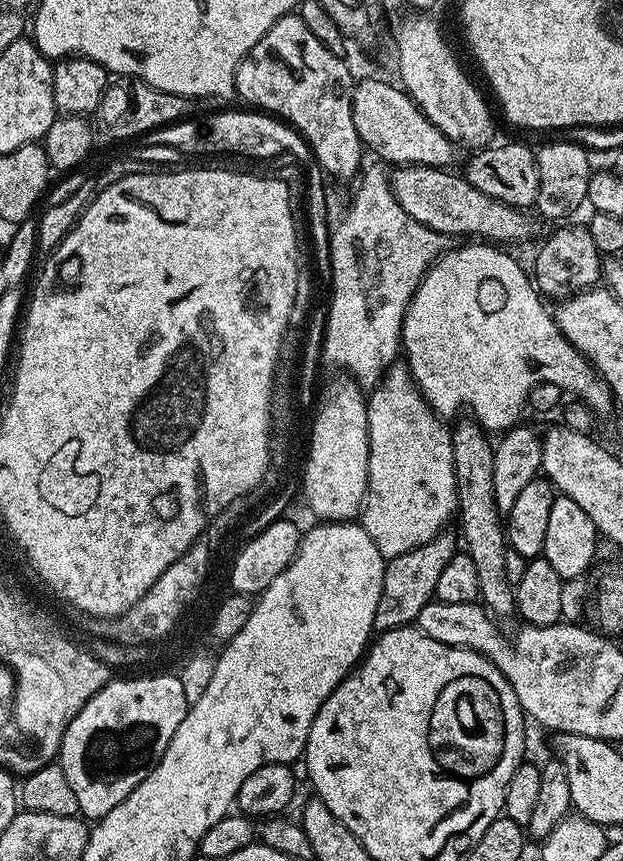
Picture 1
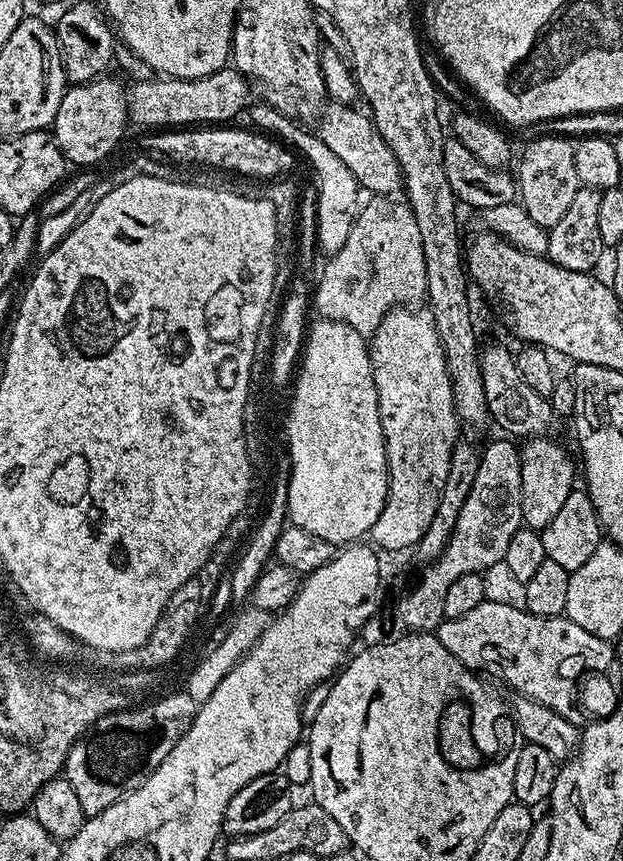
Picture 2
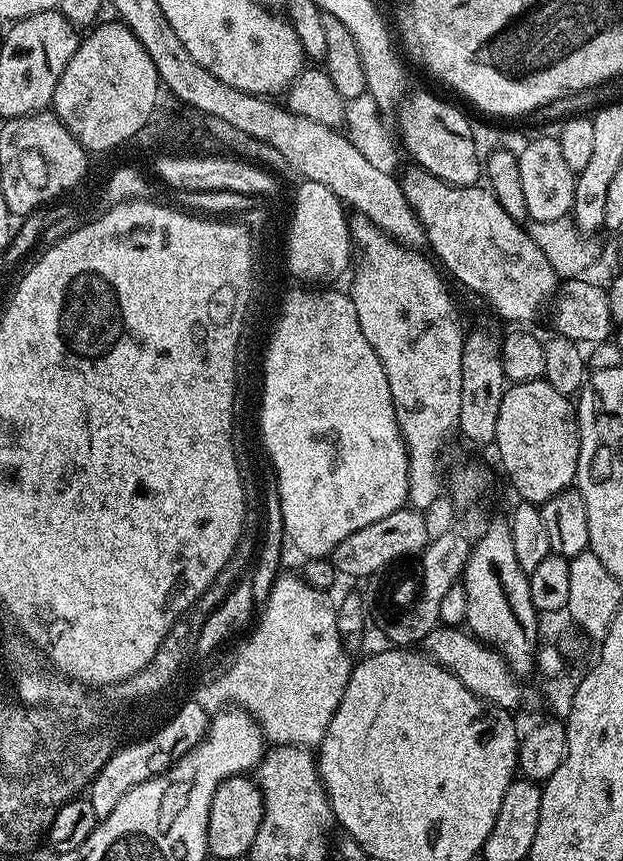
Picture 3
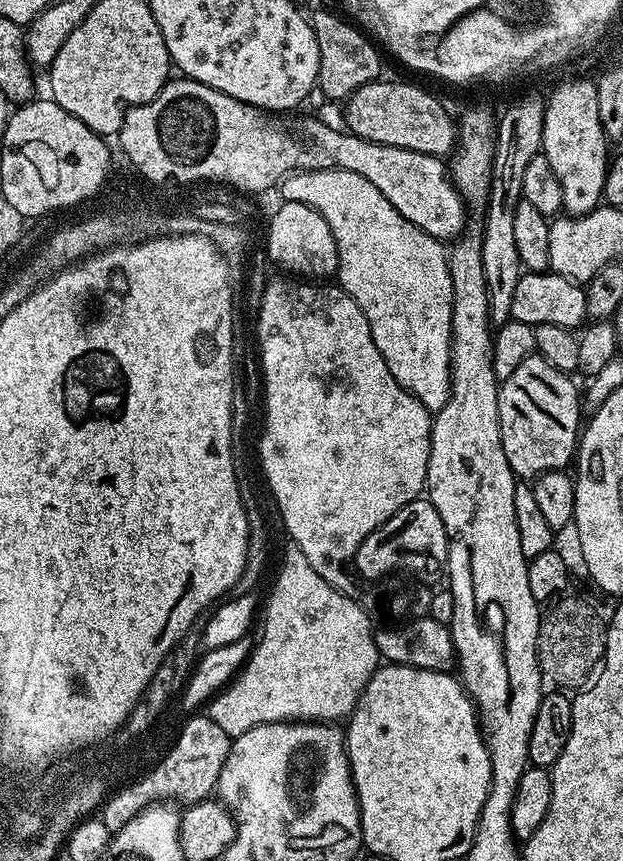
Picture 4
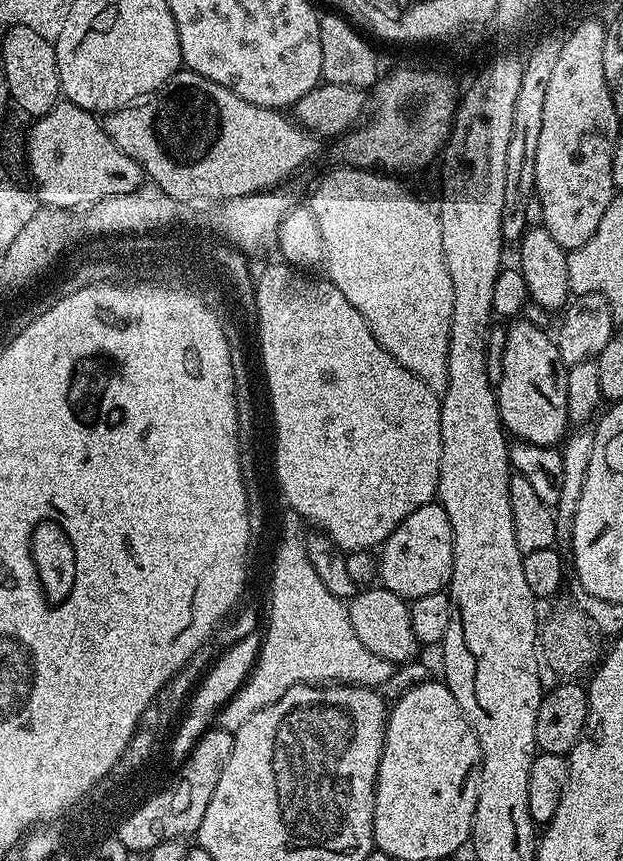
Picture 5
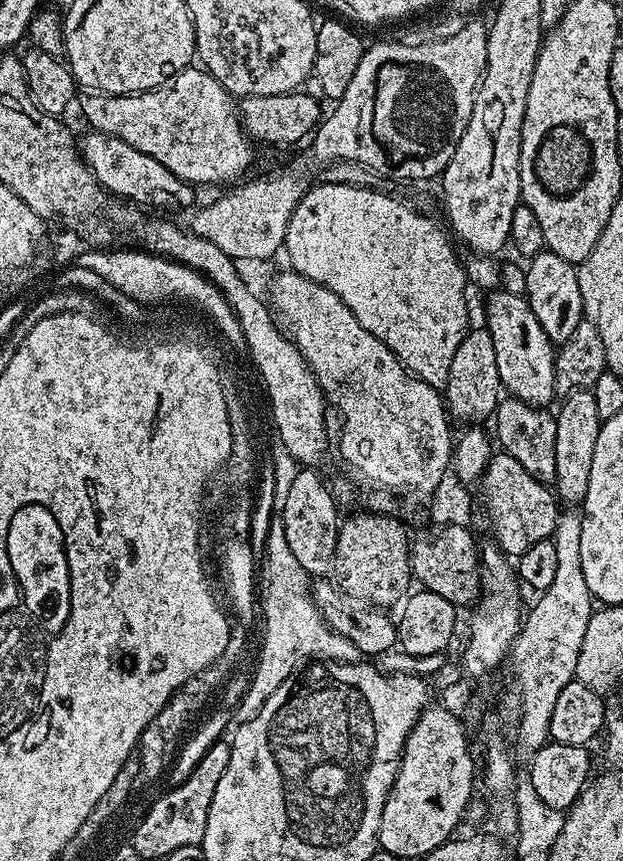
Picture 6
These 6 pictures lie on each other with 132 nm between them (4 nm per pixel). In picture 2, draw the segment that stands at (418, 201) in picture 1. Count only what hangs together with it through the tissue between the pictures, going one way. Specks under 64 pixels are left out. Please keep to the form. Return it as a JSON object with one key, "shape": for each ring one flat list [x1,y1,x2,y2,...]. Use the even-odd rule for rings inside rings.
{"shape":[[329,103,323,109,319,117,320,129,318,135,322,142,326,144,338,156,343,163,354,174,354,178,365,193,377,192,377,197,392,198,395,192,399,193,402,188,402,177,398,158,386,146,382,134,378,134,375,124,372,123,371,115,359,112,359,107,350,104]]}

